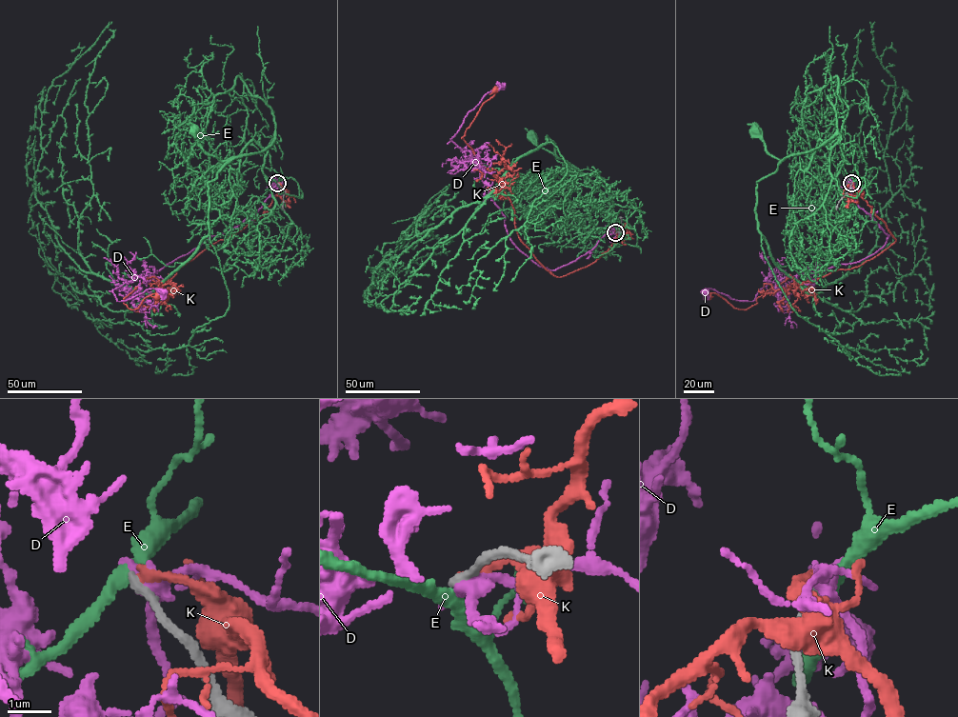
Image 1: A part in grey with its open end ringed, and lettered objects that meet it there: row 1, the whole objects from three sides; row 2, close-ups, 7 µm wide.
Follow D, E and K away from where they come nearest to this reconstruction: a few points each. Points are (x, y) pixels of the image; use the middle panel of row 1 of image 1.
D: (615, 232), (609, 229), (591, 249), (553, 270), (515, 246), (480, 170), (450, 140), (482, 97), (502, 86)
E: (615, 232), (636, 246), (635, 231), (626, 221), (600, 210), (613, 219), (604, 194), (530, 136)
K: (615, 232), (595, 262), (566, 275), (554, 276), (538, 261), (519, 238), (500, 180), (462, 138), (496, 89)

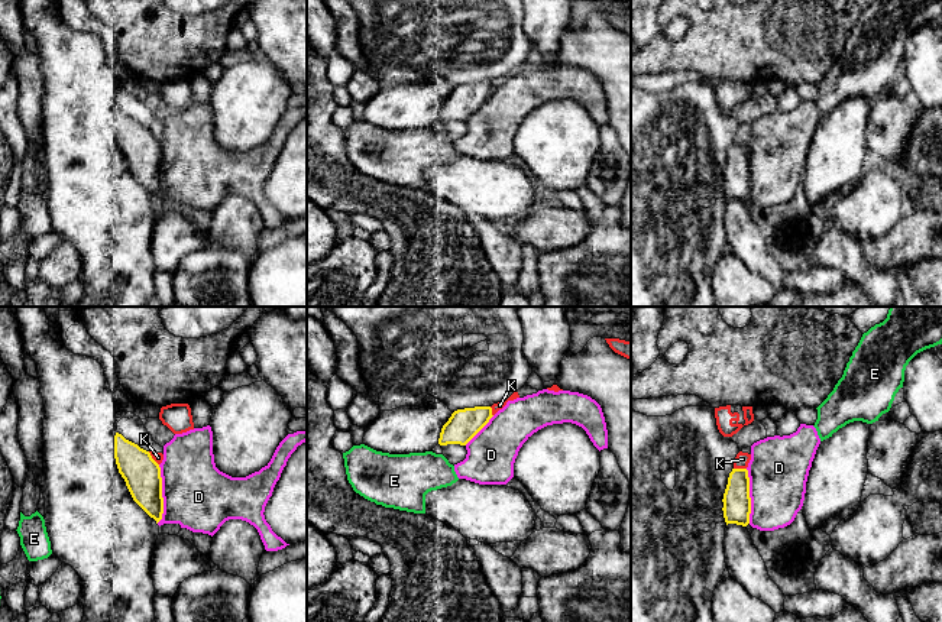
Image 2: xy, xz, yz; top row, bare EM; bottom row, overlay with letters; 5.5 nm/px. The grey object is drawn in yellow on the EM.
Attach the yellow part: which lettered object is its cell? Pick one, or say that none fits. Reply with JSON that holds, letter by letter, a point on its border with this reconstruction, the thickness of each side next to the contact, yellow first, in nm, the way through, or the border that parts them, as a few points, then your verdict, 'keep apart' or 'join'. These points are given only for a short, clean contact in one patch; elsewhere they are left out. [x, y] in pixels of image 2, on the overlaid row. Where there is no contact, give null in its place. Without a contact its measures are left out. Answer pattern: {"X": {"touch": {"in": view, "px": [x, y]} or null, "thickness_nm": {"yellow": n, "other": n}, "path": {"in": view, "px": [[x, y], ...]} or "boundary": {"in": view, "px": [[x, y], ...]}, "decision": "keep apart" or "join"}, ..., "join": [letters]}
{"D": {"touch": {"in": "xy", "px": [161, 493]}, "thickness_nm": {"yellow": 200, "other": 380}, "boundary": {"in": "xy", "px": [[159, 465], [162, 517], [156, 522]]}, "decision": "keep apart"}, "E": {"touch": null, "decision": "keep apart"}, "K": {"touch": {"in": "yz", "px": [740, 469]}, "thickness_nm": {"yellow": 160, "other": 80}, "boundary": {"in": "yz", "px": [[734, 467], [745, 469]]}, "decision": "keep apart"}, "join": []}

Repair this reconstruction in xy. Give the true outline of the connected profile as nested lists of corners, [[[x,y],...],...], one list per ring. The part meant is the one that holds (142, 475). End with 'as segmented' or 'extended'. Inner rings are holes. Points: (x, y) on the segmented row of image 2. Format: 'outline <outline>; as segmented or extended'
outline [[[119,433],[114,435],[114,459],[133,500],[158,524],[164,514],[159,464],[149,451]]]; as segmented

